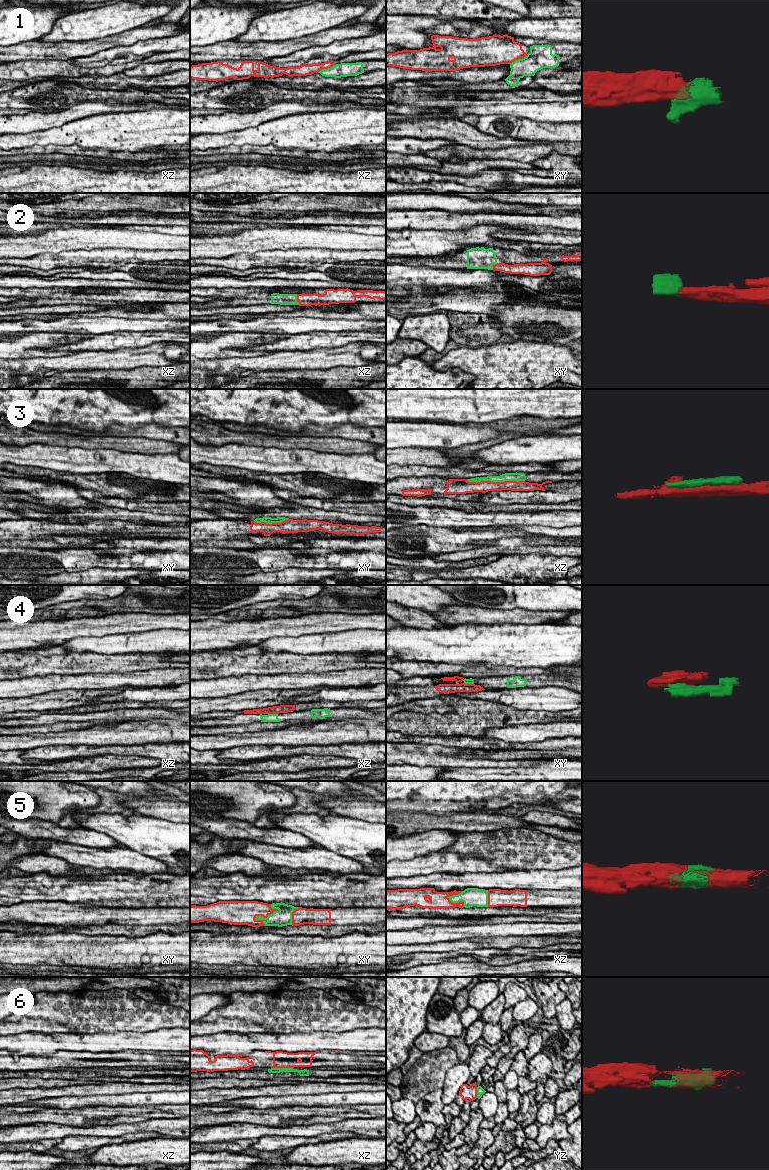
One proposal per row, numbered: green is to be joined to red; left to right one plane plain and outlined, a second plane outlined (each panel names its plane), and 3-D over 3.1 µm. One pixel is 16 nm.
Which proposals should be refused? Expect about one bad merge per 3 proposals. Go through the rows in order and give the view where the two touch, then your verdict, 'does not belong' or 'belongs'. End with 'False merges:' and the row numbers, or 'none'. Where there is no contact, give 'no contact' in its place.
1: xy | does not belong
2: xz | belongs
3: xz | does not belong
4: xz | does not belong
5: xy | belongs
6: xz | does not belong
False merges: 1, 3, 4, 6

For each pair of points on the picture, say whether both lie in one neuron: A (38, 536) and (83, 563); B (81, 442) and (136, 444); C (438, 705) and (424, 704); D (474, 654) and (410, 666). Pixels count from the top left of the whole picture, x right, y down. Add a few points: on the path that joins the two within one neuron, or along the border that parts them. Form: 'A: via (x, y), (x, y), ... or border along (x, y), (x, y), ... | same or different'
A: border along (29, 548), (53, 549) | different
B: via (95, 442), (122, 444) | same
C: via (435, 705), (427, 705) | same
D: border along (408, 660), (444, 663) | different

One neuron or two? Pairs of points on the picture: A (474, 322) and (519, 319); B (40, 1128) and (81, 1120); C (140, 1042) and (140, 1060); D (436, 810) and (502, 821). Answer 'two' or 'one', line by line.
A: two
B: two
C: two
D: two

